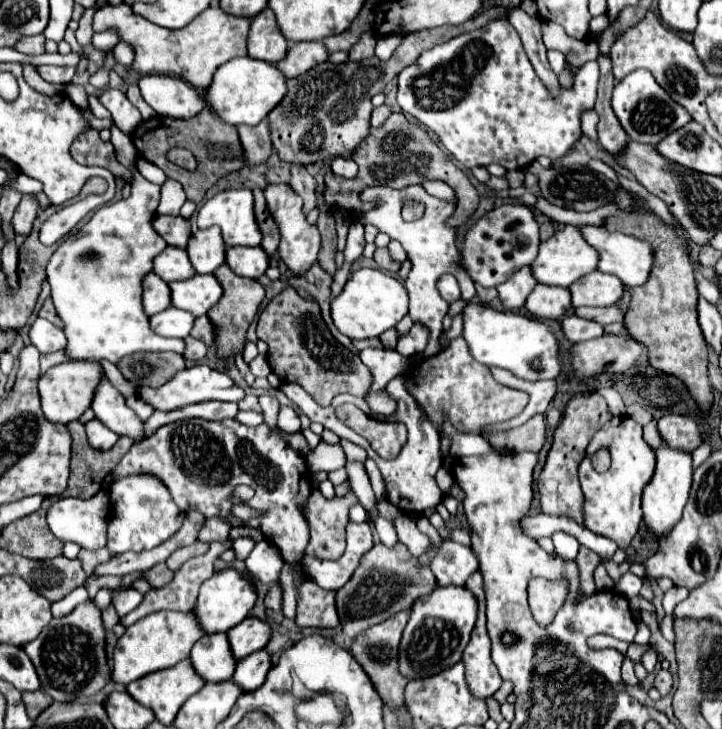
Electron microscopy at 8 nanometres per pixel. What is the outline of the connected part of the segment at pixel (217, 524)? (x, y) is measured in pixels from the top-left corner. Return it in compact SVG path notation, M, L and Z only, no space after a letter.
M221 517L207 519L207 523L199 533L199 541L227 541L229 529L231 529L231 523L227 519L221 519Z

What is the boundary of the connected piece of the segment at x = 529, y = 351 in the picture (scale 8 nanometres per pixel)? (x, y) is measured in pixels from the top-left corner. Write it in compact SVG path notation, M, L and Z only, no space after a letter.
M469 305L463 311L463 321L463 337L469 343L471 355L483 365L507 369L525 381L557 379L561 375L559 343L551 327L545 325L541 319L527 317L519 311L495 311L483 309L481 305Z

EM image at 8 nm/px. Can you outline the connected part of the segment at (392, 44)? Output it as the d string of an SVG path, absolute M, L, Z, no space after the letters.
M387 35L387 37L381 37L379 43L377 43L377 49L375 49L375 55L381 61L387 61L393 55L393 51L401 45L401 39L403 39L403 35Z

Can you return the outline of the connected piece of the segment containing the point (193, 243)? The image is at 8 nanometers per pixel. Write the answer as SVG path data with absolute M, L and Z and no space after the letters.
M219 227L199 229L189 239L187 251L197 273L213 273L217 267L225 263L227 245L223 243L221 229Z

